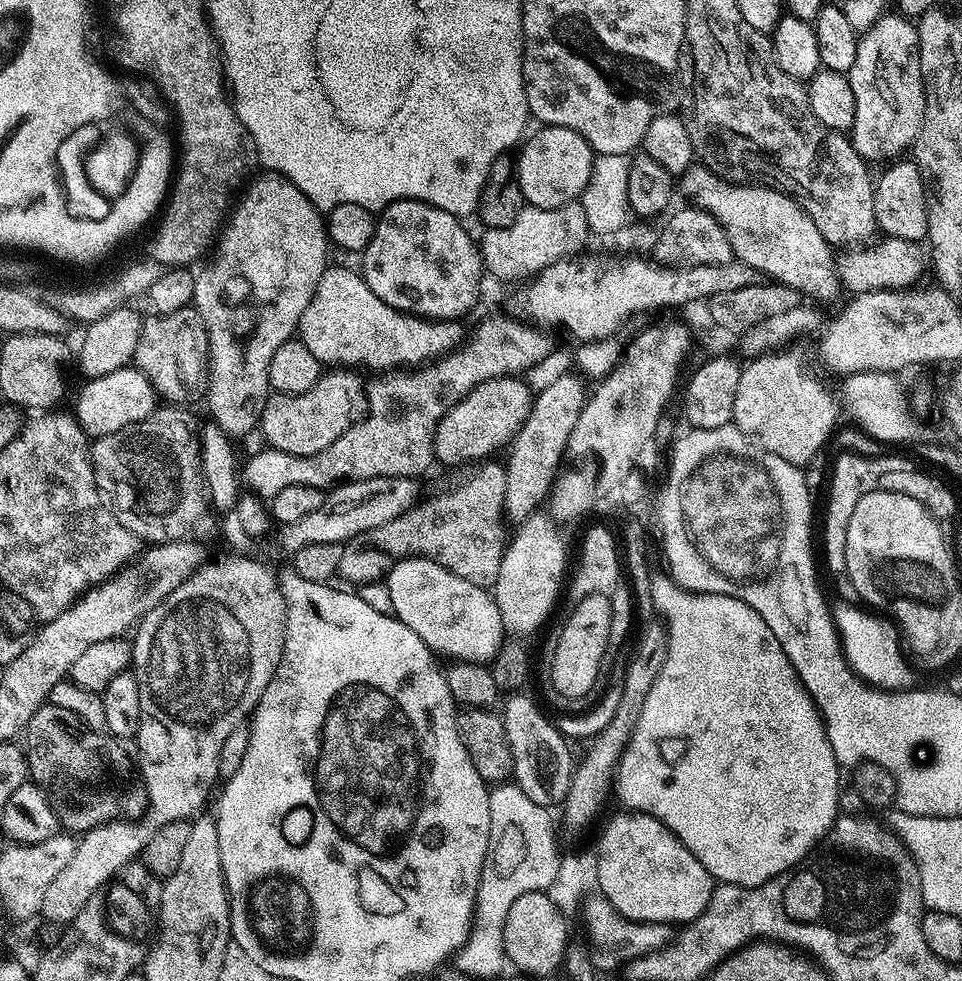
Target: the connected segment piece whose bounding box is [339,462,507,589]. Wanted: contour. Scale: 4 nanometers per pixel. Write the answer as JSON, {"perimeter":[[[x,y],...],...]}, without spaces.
{"perimeter":[[[484,462],[469,480],[464,480],[453,492],[444,492],[441,496],[421,499],[413,504],[410,510],[403,512],[398,518],[378,526],[373,532],[364,532],[360,536],[347,541],[339,575],[345,576],[352,586],[371,584],[372,544],[384,556],[391,558],[407,558],[423,556],[433,560],[450,570],[458,578],[466,578],[466,582],[474,582],[474,586],[491,589],[498,578],[499,564],[502,562],[506,547],[502,515],[504,513],[504,494],[506,492],[505,465]]]}

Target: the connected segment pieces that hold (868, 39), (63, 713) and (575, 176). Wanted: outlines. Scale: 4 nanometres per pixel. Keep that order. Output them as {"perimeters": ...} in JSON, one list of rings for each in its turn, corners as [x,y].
{"perimeters":[[[[876,34],[859,37],[854,66],[846,73],[856,107],[850,139],[863,160],[892,162],[916,143],[924,117],[924,84],[920,80],[918,50],[913,39],[872,35]]],[[[51,702],[42,705],[30,718],[26,729],[26,755],[28,758],[28,774],[31,783],[37,784],[48,796],[50,806],[60,820],[61,829],[68,834],[83,834],[103,824],[111,824],[121,815],[120,797],[116,792],[116,780],[112,777],[112,768],[104,757],[104,736],[91,731],[81,724],[74,710],[65,710],[62,706],[54,706]]],[[[544,126],[539,130],[537,136],[529,135],[523,141],[520,157],[517,155],[514,160],[514,179],[520,184],[525,201],[533,208],[560,208],[579,201],[592,173],[592,147],[582,134],[569,128]]]]}

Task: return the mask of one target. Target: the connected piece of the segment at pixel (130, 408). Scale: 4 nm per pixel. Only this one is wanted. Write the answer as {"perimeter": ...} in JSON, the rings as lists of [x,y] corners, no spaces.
{"perimeter":[[[134,366],[114,370],[114,374],[106,374],[81,385],[80,393],[76,396],[74,415],[80,429],[89,438],[114,434],[114,430],[122,430],[122,426],[142,422],[142,418],[146,418],[158,407],[156,392],[147,378]]]}

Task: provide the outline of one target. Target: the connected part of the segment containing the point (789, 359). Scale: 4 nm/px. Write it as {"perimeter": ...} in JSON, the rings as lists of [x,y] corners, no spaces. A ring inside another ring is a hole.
{"perimeter":[[[777,350],[767,356],[749,359],[741,367],[738,394],[734,394],[732,423],[745,436],[758,442],[769,457],[784,458],[794,465],[806,466],[827,440],[829,443],[837,427],[838,400],[804,369],[802,361],[788,354]]]}

